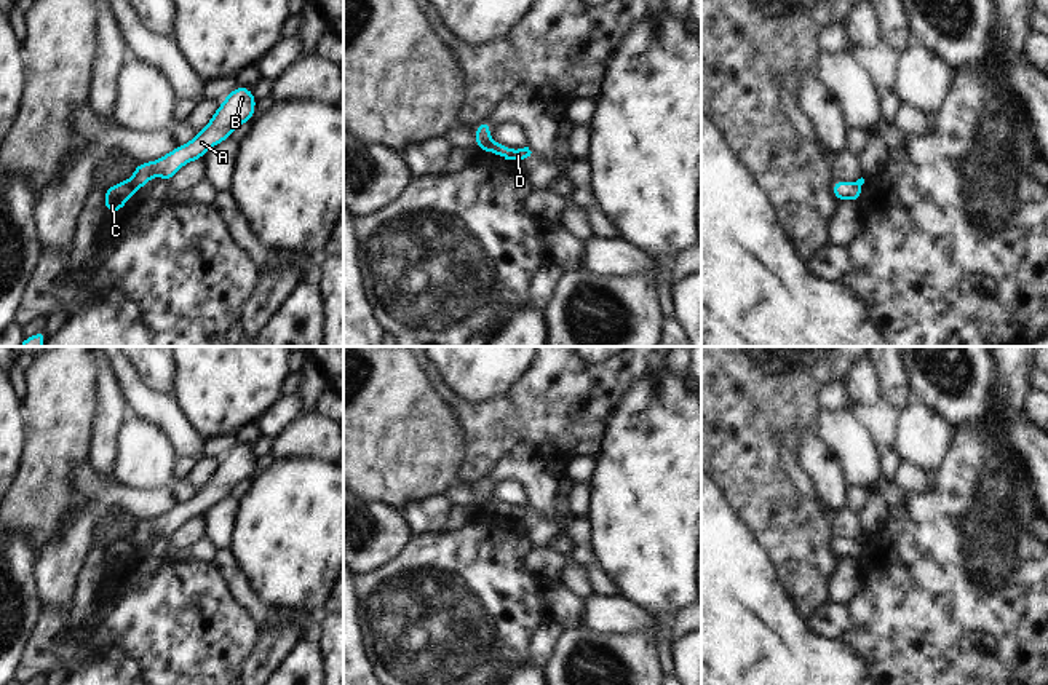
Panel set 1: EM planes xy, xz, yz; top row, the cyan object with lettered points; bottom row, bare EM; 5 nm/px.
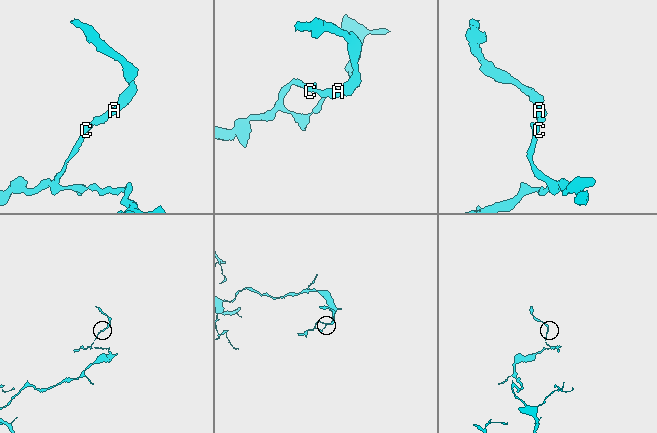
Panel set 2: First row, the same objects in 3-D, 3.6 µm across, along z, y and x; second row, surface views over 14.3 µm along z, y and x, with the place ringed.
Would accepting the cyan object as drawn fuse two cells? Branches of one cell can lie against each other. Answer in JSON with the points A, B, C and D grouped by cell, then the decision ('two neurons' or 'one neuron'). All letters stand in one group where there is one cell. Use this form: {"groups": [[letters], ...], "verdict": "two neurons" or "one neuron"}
{"groups": [["A", "B", "D"], ["C"]], "verdict": "two neurons"}

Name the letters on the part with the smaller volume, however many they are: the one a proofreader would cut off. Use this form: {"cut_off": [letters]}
{"cut_off": ["A", "B", "D"]}

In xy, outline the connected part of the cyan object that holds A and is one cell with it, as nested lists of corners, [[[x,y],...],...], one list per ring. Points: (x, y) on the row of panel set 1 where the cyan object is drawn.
[[[236,86],[219,105],[208,126],[196,133],[189,144],[176,147],[168,155],[152,163],[137,163],[133,177],[126,182],[134,192],[147,185],[152,176],[171,182],[173,176],[184,164],[201,160],[211,147],[227,141],[238,125],[249,123],[254,115],[256,102],[257,99],[252,96],[251,88]]]

